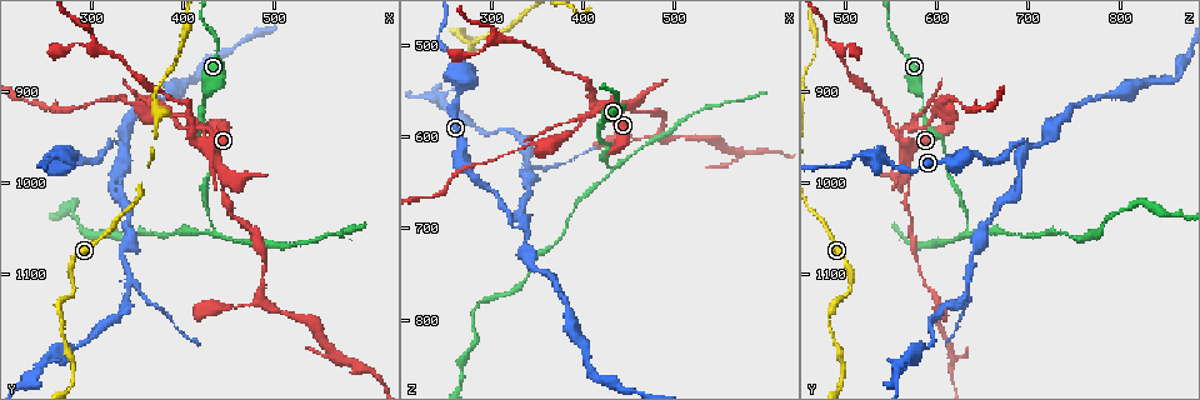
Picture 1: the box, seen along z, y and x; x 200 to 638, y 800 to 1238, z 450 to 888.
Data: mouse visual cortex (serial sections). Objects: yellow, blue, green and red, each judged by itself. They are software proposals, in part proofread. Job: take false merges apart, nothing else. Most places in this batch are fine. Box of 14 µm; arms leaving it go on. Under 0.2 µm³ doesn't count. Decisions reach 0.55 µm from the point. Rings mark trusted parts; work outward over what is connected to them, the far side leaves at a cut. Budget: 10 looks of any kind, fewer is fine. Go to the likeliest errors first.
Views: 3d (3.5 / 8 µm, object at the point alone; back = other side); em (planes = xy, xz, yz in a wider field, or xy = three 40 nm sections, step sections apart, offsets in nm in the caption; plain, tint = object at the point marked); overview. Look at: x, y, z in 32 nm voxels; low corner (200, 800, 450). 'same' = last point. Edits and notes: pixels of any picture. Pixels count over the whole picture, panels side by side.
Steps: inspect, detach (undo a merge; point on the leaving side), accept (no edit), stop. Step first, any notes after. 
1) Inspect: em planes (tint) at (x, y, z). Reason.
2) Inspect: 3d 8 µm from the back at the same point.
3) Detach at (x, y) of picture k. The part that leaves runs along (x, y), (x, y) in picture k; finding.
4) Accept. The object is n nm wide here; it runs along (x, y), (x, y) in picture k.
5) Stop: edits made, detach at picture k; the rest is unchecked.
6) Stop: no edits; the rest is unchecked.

Inspect: 3d 3.5 µm from the back at (335, 955, 695). Sharp bend.

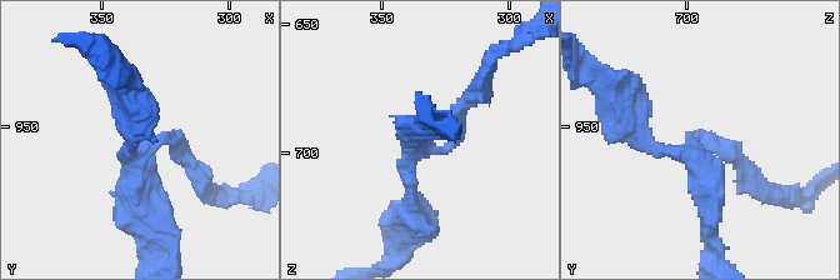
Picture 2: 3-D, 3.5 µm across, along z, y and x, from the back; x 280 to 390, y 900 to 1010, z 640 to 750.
Inspect: em xy step 3 (tint) at (334, 959, 699). Need the tissue.

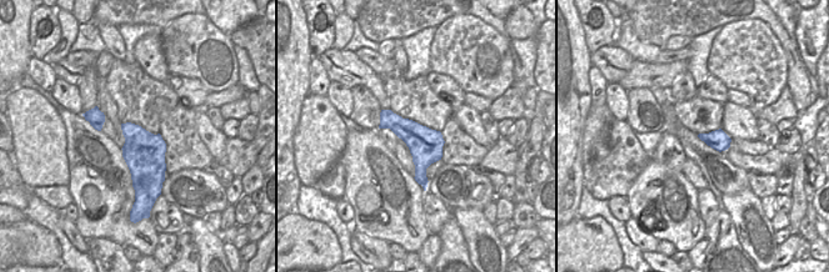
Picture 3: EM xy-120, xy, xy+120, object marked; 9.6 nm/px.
Accept. The object is 320 nm wide here; it runs along (736, 159), (689, 140), (708, 225) in picture 2; all the same cell.

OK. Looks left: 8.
Inspect: 3d 3.5 µm at (435, 1045, 635). A narrow waist.

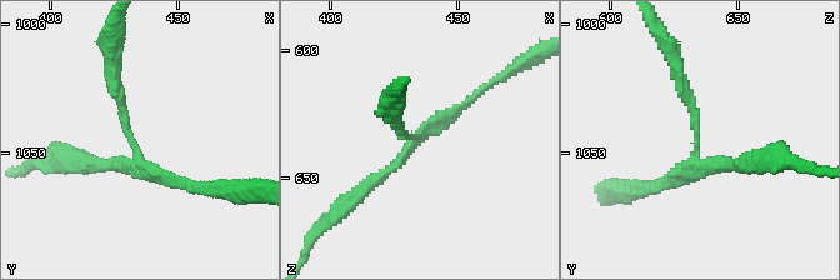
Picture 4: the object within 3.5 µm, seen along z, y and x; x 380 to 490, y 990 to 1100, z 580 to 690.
Inspect: em xy step 3 (plain) at (432, 1047, 634).

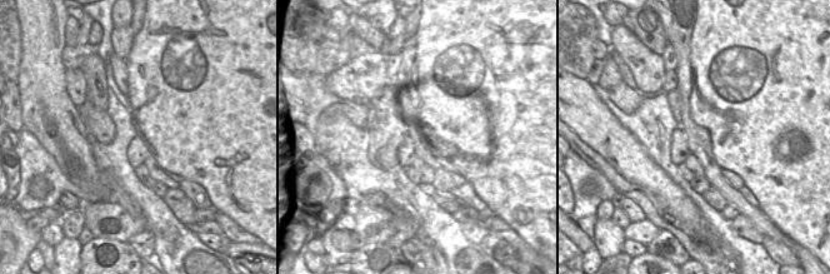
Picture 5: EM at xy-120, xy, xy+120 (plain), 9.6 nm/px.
Inspect: em xy step 3 (tint) at the same point.

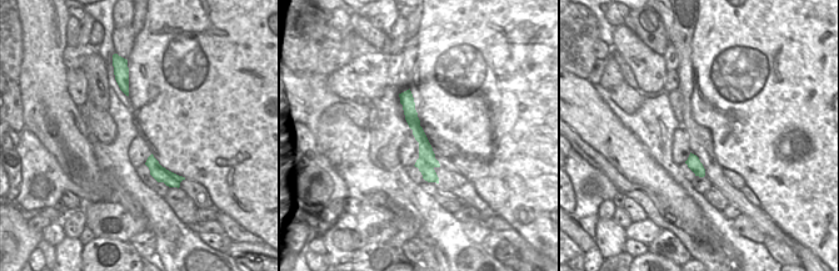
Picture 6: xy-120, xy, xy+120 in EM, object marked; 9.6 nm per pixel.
Detach at (100, 163) of picture 4. The object is 180 nm wide here; the part that leaves runs along (135, 163), (100, 168), (46, 159) in picture 4; two cells meet here.

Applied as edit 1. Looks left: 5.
Inspect: 3d 3.5 µm at (340, 1125, 625). Thin neck.

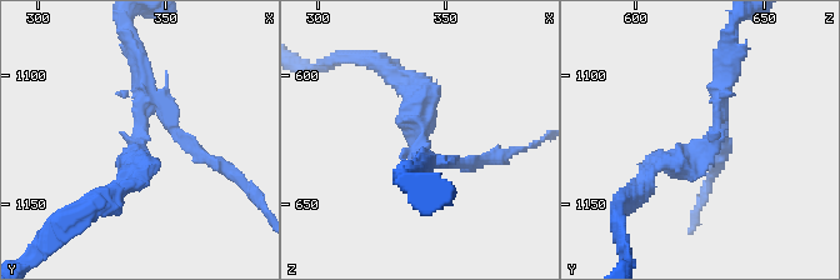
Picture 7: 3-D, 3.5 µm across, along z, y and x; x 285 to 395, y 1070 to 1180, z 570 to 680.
Inspect: em xy step 1 (tint) at (341, 1125, 629). The arms are 150, 250 nm wide; shape alone is not enough.

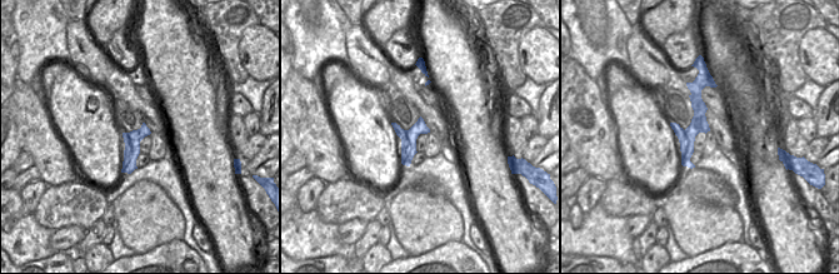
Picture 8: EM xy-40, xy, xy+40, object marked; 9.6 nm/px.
Accept. The object is 150 nm wide here; it runs along (730, 63), (701, 154), (650, 178) in picture 7; all the same cell.

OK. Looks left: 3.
Inspect: 3d 3.5 µm at (405, 945, 555). Calibre changes.

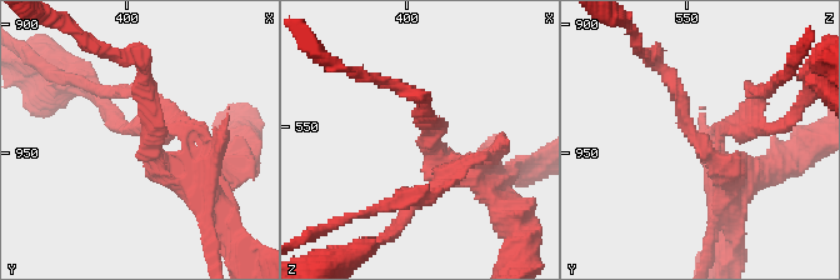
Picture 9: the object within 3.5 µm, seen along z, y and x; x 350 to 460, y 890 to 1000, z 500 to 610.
Inspect: em xy step 1 (tint) at (409, 946, 556). The arms are 200, 350 nm wide; now the EM.

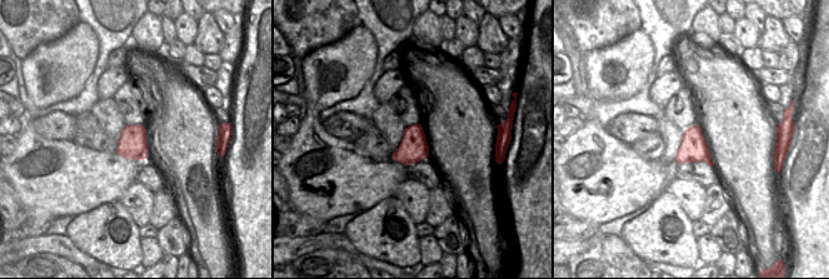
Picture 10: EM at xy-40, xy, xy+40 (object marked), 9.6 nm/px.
Detach at (739, 114) of picture 9. The part that leaves runs along (204, 196), (204, 208), (243, 261) in picture 9; a second cell is stuck on.

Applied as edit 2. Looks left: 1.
Stop: edits made, detach at picture 4, detach at picture 9; the rest is unchecked.

